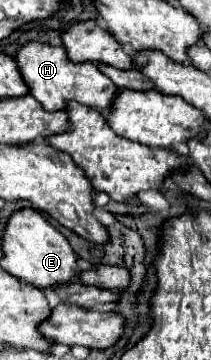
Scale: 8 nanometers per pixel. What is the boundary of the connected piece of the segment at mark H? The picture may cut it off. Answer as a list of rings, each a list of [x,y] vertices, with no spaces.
[[[28,41],[16,51],[16,63],[22,73],[24,83],[28,85],[28,93],[42,103],[46,111],[58,111],[64,109],[66,101],[78,101],[90,107],[108,109],[112,103],[112,97],[116,95],[116,87],[108,77],[94,65],[94,63],[74,63],[68,59],[64,47],[54,47],[48,43]]]

